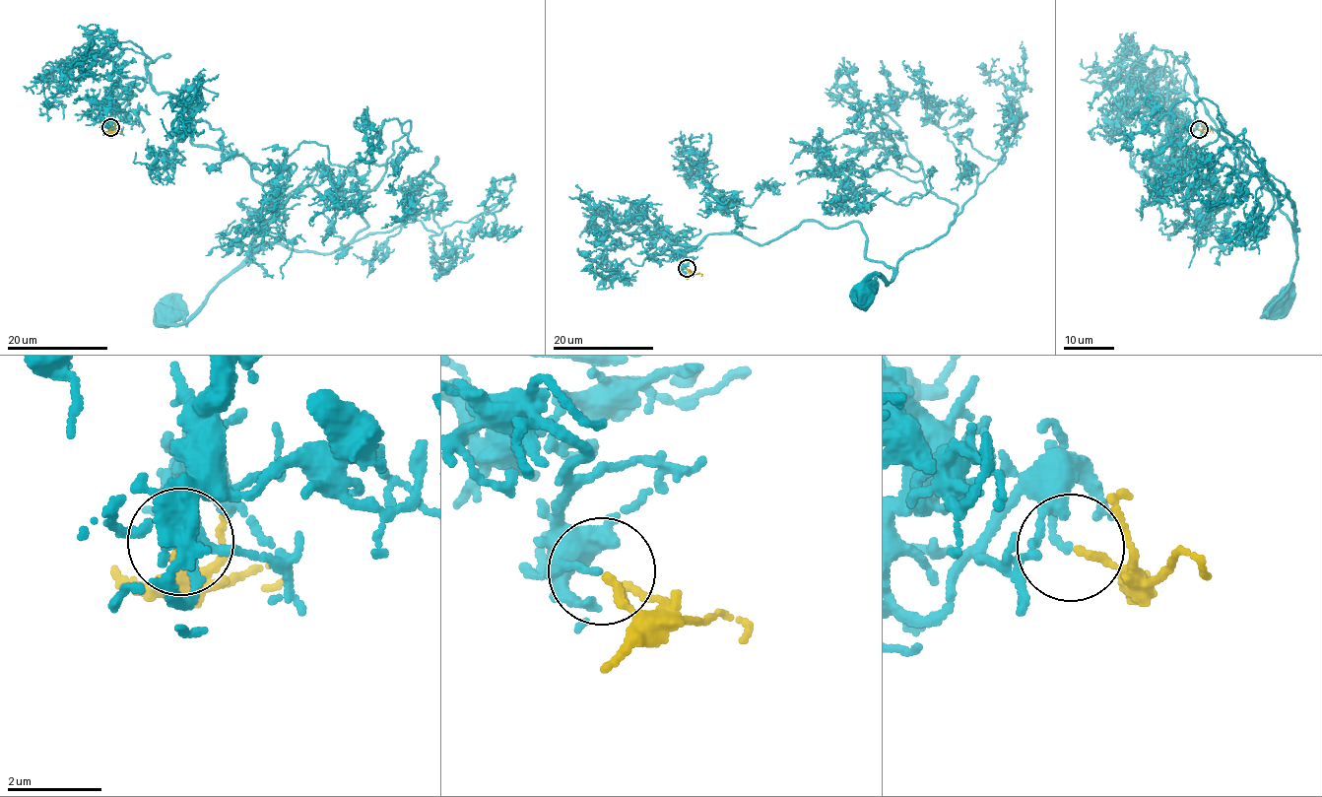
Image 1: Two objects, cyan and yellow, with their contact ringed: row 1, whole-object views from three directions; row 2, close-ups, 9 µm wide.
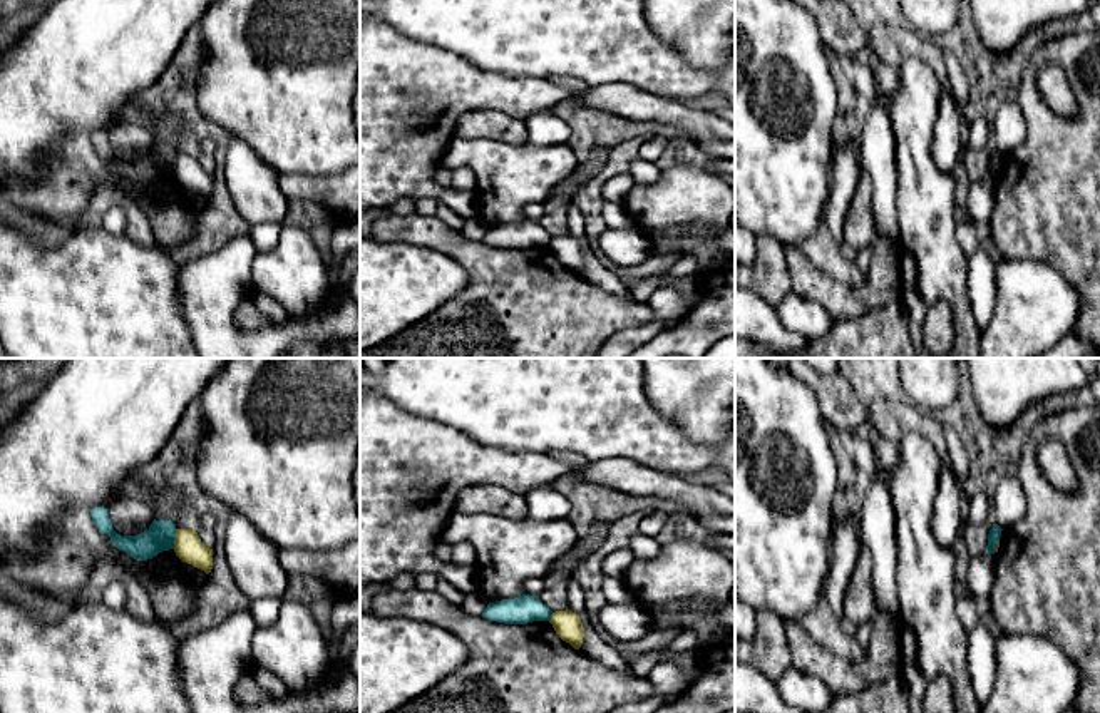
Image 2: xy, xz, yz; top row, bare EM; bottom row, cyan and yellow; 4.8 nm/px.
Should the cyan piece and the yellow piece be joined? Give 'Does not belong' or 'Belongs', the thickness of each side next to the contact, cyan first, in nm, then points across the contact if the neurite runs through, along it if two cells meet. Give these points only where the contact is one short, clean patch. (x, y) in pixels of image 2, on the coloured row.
Does not belong. Thickness 140 nm (cyan) against 140 nm

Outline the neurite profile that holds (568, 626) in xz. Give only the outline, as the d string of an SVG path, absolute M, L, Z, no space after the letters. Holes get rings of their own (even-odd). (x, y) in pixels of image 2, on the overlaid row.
M569 609L556 611L551 614L549 623L556 634L569 643L574 649L579 649L584 638L584 628L579 616Z

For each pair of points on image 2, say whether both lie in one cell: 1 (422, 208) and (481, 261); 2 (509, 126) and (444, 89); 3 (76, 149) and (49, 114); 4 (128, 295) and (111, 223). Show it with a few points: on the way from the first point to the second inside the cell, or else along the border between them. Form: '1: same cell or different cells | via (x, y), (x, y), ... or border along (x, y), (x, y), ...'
1: different cells | border along (416, 211), (434, 216)
2: different cells | border along (521, 119), (469, 111), (454, 136)
3: different cells | border along (87, 134), (64, 136), (39, 164)
4: different cells | border along (101, 226), (113, 235), (123, 235)

